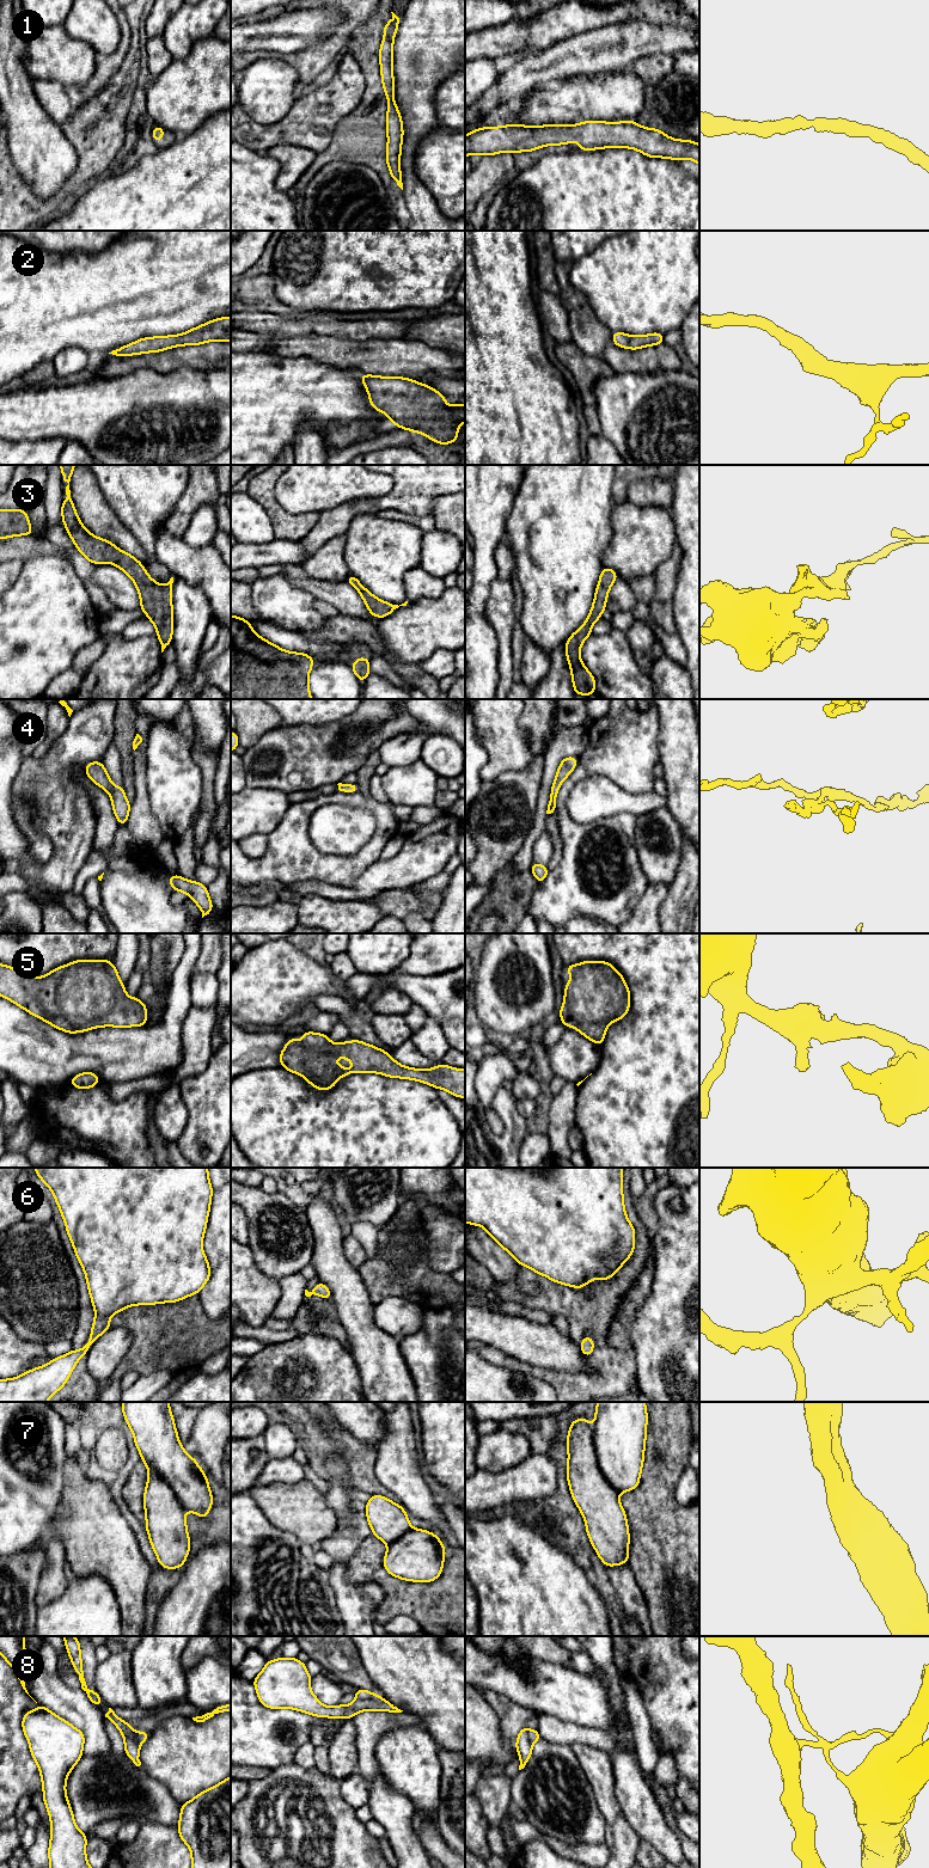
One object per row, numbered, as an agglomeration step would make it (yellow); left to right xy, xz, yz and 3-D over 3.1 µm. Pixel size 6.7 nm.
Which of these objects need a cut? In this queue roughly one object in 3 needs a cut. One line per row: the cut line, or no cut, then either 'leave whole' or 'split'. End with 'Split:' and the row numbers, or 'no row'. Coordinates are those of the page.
1: no cut | leave whole
2: no cut | leave whole
3: no cut | leave whole
4: no cut | leave whole
5: no cut | leave whole
6: no cut | leave whole
7: no cut | leave whole
8: xz (374, 1695), (367, 1698), (356, 1698) | split
Split: 8

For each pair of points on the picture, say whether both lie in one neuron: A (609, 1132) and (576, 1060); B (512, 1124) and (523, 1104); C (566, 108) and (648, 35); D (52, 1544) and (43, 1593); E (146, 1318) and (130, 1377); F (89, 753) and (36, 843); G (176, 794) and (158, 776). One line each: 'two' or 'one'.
A: two
B: two
C: two
D: one
E: two
F: two
G: one

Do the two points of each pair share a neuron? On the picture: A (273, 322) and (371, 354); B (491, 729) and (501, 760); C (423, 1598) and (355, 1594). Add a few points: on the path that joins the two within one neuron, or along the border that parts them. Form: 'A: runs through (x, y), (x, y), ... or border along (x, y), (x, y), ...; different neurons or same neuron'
A: runs through (297, 337), (321, 337), (337, 343), (347, 343); same neuron
B: runs through (499, 736), (501, 739), (501, 753); same neuron
C: border along (360, 1581), (374, 1581), (384, 1592), (376, 1609); different neurons

